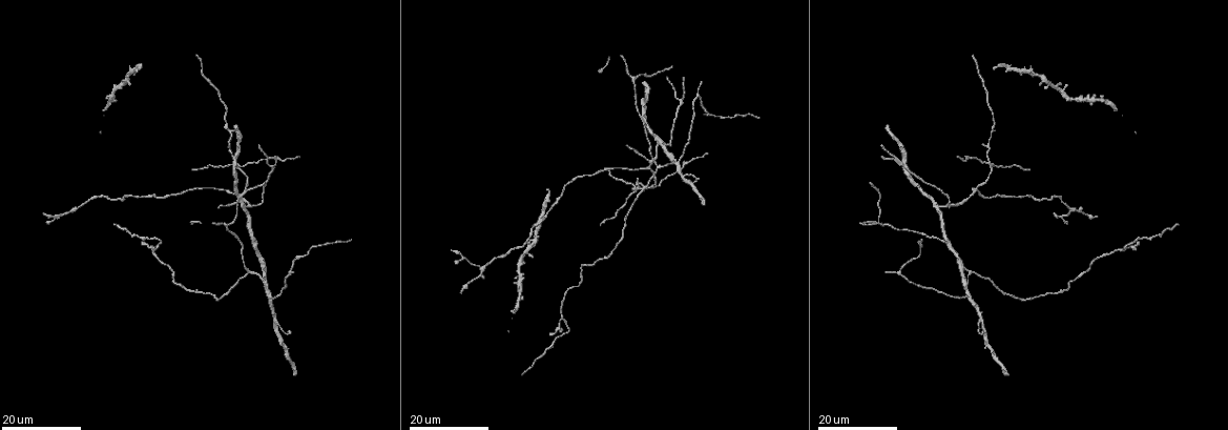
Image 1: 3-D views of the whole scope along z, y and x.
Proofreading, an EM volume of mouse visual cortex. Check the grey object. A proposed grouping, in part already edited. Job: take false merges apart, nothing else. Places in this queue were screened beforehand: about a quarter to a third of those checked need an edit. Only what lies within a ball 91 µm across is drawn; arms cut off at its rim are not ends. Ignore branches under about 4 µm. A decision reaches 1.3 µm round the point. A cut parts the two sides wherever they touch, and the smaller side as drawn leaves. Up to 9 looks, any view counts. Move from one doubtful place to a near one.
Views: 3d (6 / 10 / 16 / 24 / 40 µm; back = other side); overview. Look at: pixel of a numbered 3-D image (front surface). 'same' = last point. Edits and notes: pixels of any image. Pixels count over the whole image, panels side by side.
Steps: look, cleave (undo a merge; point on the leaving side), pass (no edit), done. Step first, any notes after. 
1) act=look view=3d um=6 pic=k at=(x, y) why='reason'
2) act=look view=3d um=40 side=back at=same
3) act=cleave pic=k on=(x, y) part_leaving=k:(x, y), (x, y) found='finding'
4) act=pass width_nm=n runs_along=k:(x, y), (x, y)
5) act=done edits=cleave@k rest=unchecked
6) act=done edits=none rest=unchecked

act=look view=3d um=16 pic=1 at=(903, 165) why='thin arm on a thick one'

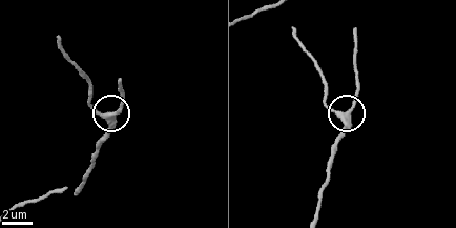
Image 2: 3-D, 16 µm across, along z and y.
act=look view=3d um=6 pic=2 at=(343, 115)

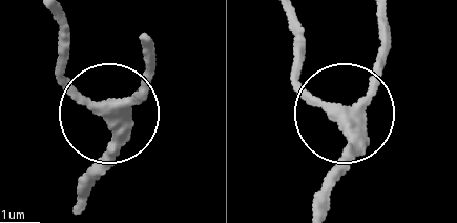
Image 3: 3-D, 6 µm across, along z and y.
act=pass side_arm_um=7 runs_along=3:(311, 206), (338, 157), (345, 116), (388, 49) found='all the same cell'

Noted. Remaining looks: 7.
act=look view=3d um=16 pic=1 at=(969, 283)

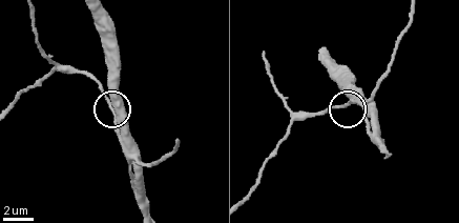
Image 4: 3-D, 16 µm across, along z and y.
act=look view=3d um=10 pic=4 at=(347, 103)

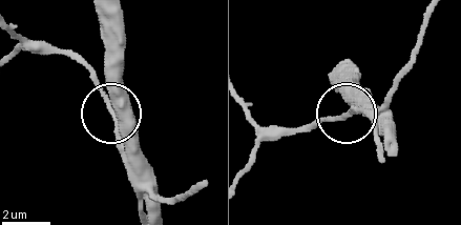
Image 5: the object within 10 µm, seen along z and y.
act=pass side_arm_um=49 found='continuous, no second cell'

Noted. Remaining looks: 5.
act=look view=3d um=24 pic=1 at=(649, 162) why='branch point'

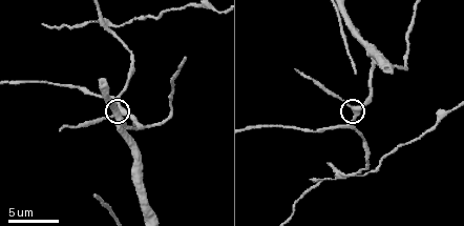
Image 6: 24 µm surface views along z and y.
act=look view=3d um=6 pic=6 at=(351, 107) why='zoom in'

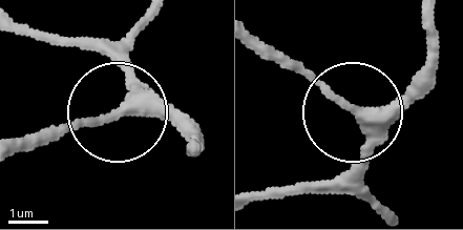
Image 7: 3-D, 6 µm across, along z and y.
act=pass arms=3 runs_along=7:(190, 142), (149, 111), (69, 122), (42, 139) found='continuous, no second cell'

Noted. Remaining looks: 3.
act=look view=3d um=24 pic=1 at=(633, 78) why='three arms meet'

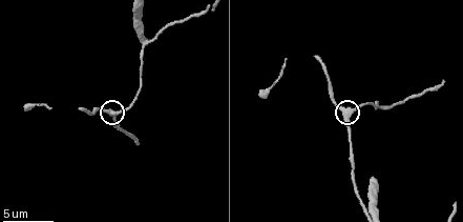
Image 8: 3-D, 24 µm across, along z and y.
act=look view=3d um=10 pic=8 at=(348, 108)

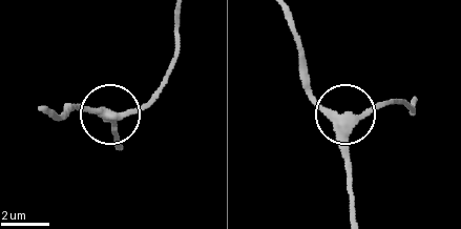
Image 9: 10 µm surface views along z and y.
act=look view=3d um=10 side=back pic=9 at=(347, 116) why='from behind'

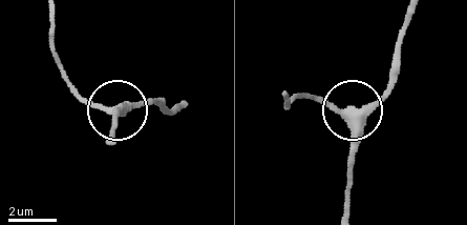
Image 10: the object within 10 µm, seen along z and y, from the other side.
act=pass arms=3 runs_along=10:(344, 209), (353, 114), (377, 99), (399, 74) found='continuous, no second cell'

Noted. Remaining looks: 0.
act=done edits=none rest=unchecked

